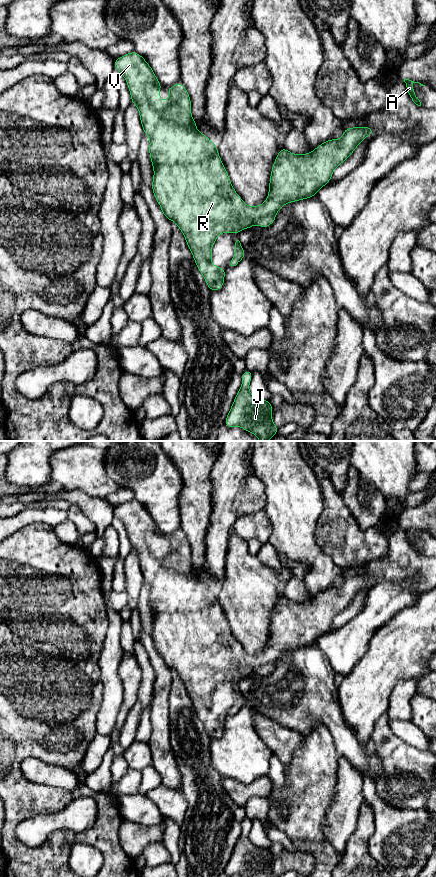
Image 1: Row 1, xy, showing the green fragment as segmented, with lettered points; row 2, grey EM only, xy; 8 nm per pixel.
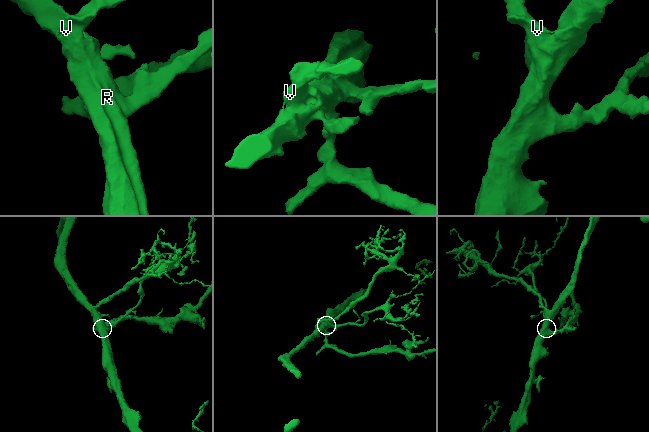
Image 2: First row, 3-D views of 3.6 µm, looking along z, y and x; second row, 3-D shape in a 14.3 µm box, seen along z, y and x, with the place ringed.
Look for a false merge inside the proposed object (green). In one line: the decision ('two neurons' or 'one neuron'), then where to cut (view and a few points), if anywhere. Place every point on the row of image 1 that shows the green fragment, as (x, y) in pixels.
one neuron; no cut

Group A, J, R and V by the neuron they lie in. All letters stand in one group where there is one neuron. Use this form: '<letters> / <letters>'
A J R V

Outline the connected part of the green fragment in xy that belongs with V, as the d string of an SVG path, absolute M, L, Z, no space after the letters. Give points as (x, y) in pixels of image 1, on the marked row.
M135 51L117 58L114 61L114 68L124 76L131 94L131 103L137 106L142 128L150 140L149 154L154 170L151 187L155 199L162 209L162 214L170 221L175 222L183 233L198 270L203 275L210 291L218 291L224 285L226 270L223 267L211 264L213 258L211 248L219 234L238 234L241 230L248 229L254 225L259 225L262 228L272 225L277 212L285 204L316 196L316 193L329 183L334 169L342 164L355 151L356 147L365 141L367 136L374 133L374 129L368 126L345 128L340 139L329 139L316 147L312 152L302 155L293 154L282 147L271 170L267 199L259 206L247 206L243 199L236 194L219 156L216 144L211 142L205 134L197 131L197 123L193 120L191 113L190 95L184 85L179 82L167 88L169 98L162 101L159 93L162 85L155 76L151 66Z

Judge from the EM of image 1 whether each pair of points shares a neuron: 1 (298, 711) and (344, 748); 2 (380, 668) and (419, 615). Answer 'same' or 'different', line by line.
1: same
2: same

